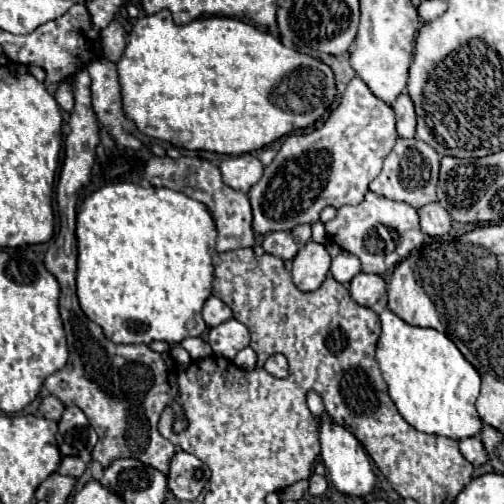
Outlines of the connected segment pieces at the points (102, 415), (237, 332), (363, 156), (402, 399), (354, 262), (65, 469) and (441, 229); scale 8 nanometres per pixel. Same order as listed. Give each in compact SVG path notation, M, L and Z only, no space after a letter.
M83 66L73 74L73 96L75 106L69 118L69 136L65 140L65 160L57 184L57 208L59 208L59 234L57 246L45 254L47 270L59 280L61 298L59 312L67 334L69 360L67 366L57 370L45 380L45 388L57 396L65 406L79 406L91 426L99 434L99 442L93 448L93 460L105 468L117 458L141 460L159 472L167 474L175 446L163 438L157 430L159 416L165 406L177 406L177 370L171 354L153 352L147 344L115 344L105 338L101 326L85 318L77 294L75 294L75 272L77 272L77 238L75 238L75 216L77 200L83 186L89 184L91 166L95 160L95 146L99 144L99 120L91 106L91 78Z
M231 318L231 320L211 328L207 334L207 342L213 348L215 356L233 360L239 350L249 346L249 330L245 324Z
M353 78L323 126L289 134L275 160L265 166L263 178L249 190L253 232L293 230L297 226L297 214L305 210L309 210L309 224L315 224L325 206L341 208L345 204L359 204L369 190L369 182L381 172L383 160L395 140L393 108L373 96L363 80Z
M387 306L379 314L379 320L381 336L377 342L377 362L399 414L425 434L453 440L477 436L483 426L475 410L481 380L479 372L463 358L459 348L443 332L411 326Z
M341 252L337 258L333 258L331 264L331 276L341 282L341 284L349 284L353 280L353 276L357 276L361 272L361 262L357 256L349 254L349 252Z
M63 458L59 472L61 472L63 476L79 478L79 476L85 472L85 468L87 468L87 466L85 466L85 462L83 462L81 458Z
M439 202L425 204L419 210L419 218L421 218L423 234L433 236L433 238L445 236L449 232L449 228L451 228L451 216L447 214L447 210Z

